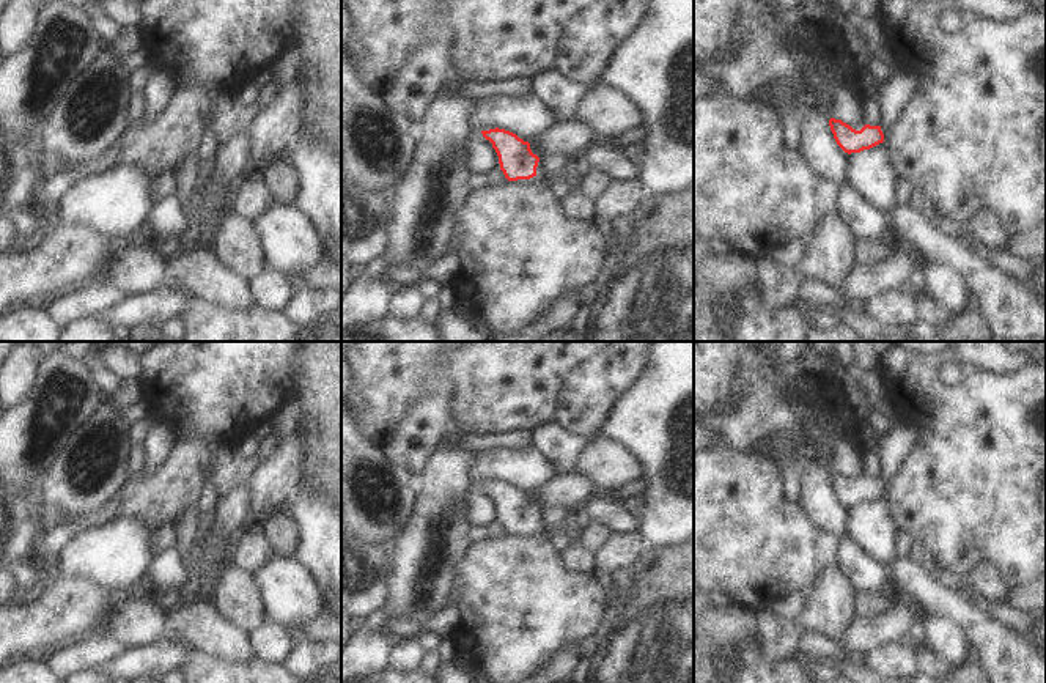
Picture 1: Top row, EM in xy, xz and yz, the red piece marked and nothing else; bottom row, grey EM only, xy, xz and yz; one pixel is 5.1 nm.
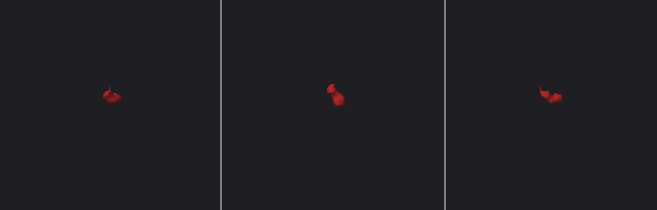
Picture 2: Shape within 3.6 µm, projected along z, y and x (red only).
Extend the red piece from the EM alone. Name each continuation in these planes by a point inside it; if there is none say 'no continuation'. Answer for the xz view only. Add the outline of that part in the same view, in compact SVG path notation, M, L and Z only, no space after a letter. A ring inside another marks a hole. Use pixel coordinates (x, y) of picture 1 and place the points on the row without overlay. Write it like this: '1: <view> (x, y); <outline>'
no continuation

